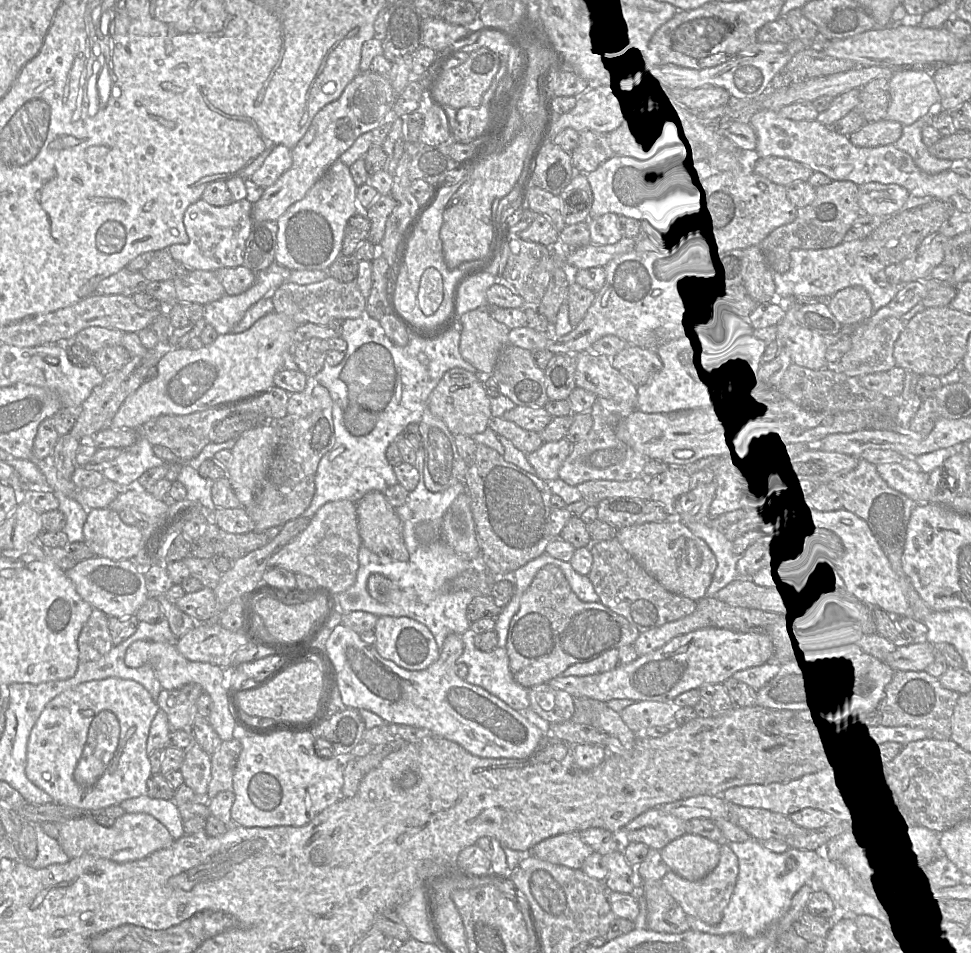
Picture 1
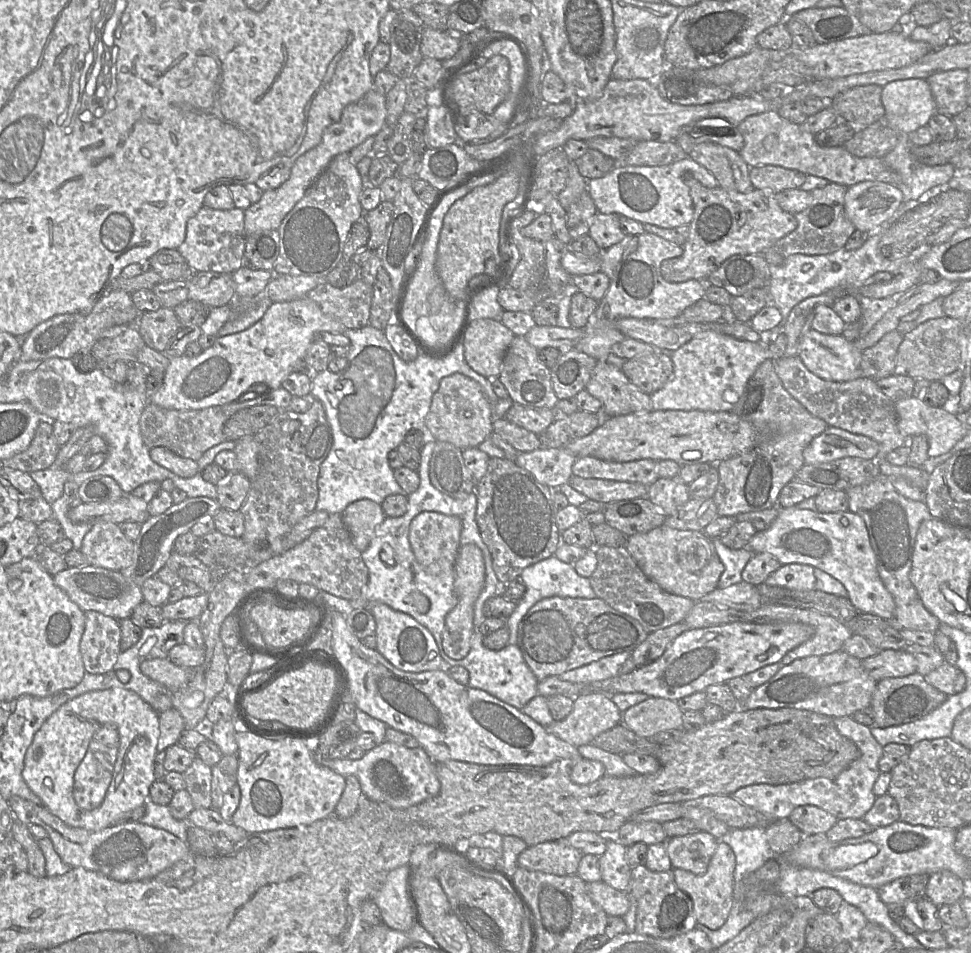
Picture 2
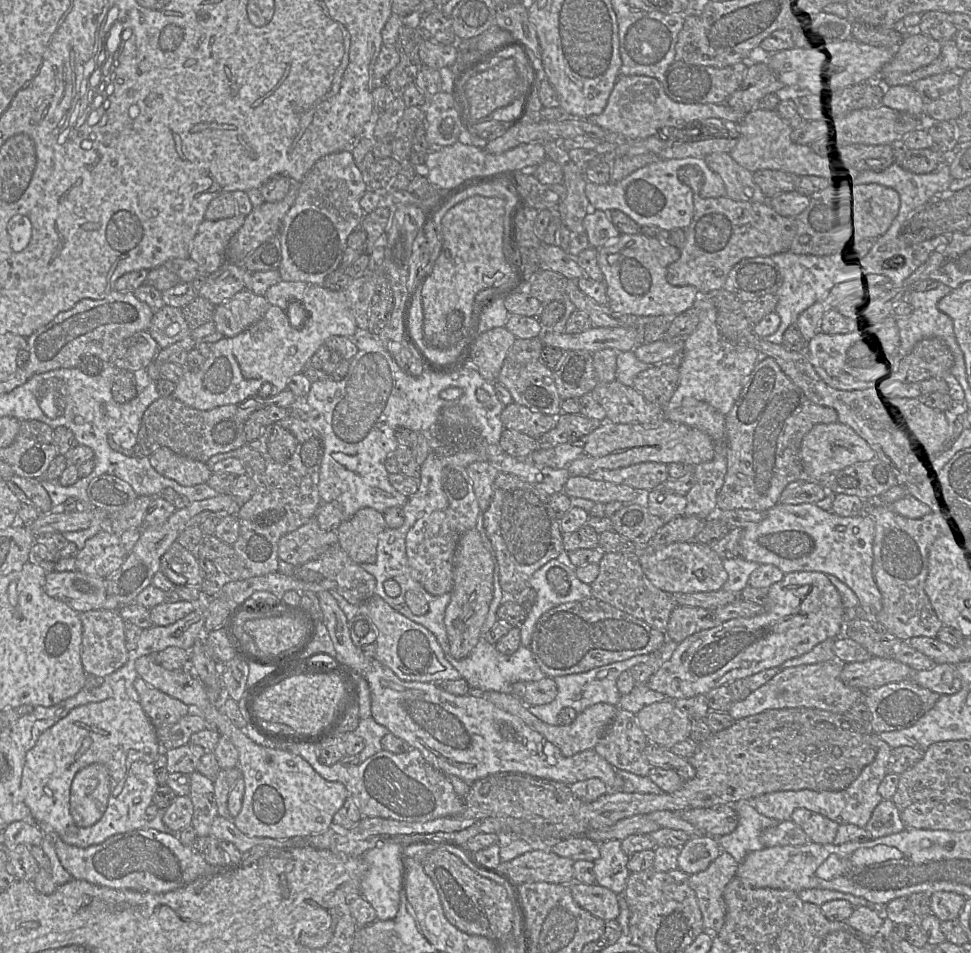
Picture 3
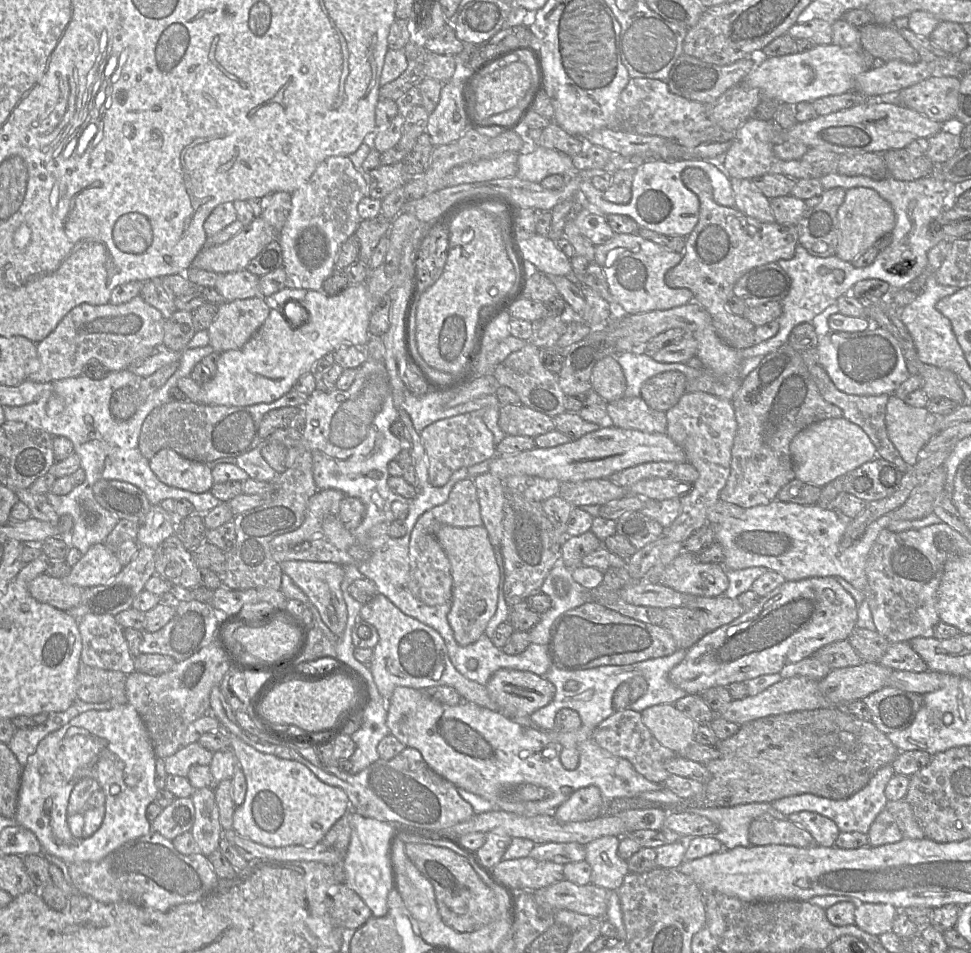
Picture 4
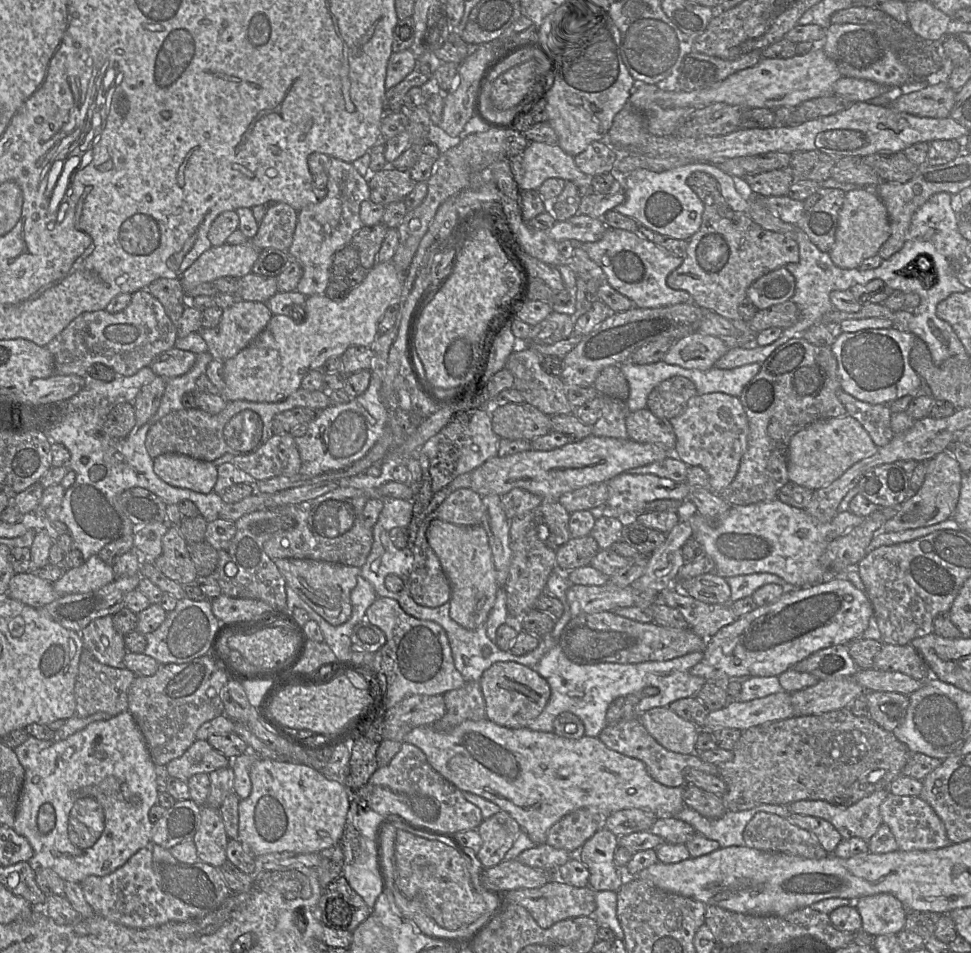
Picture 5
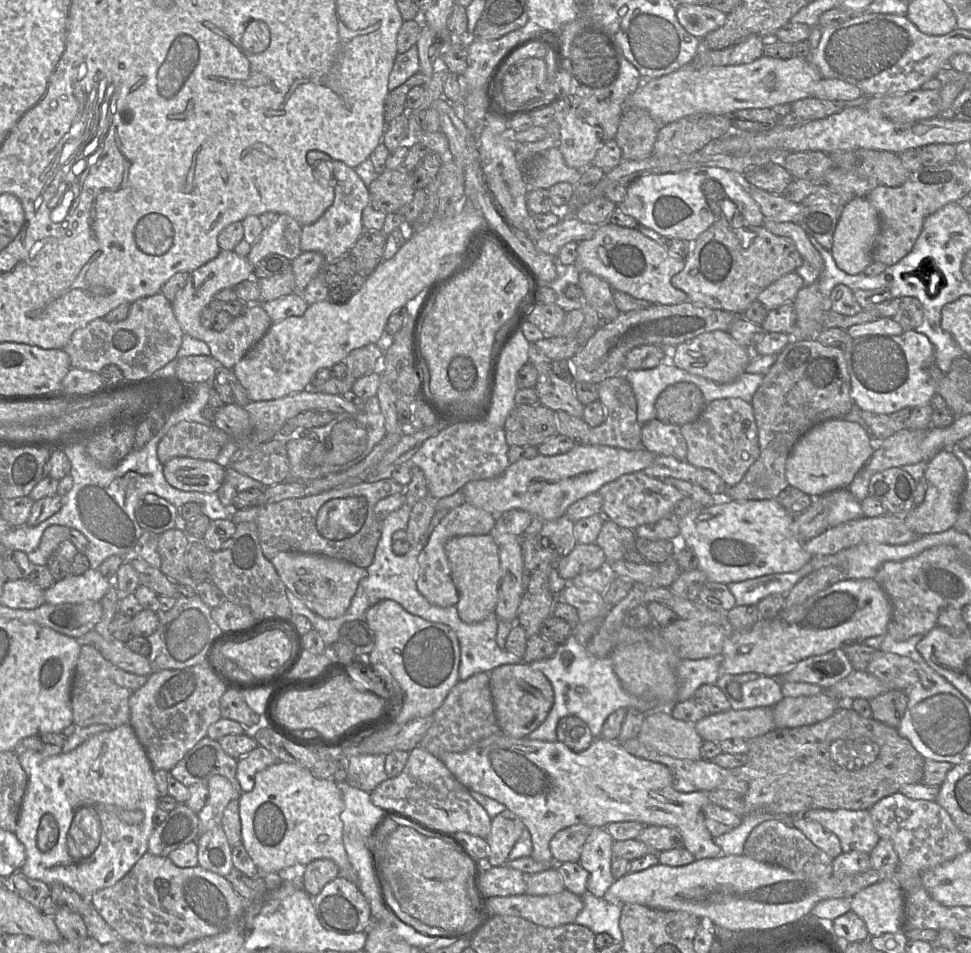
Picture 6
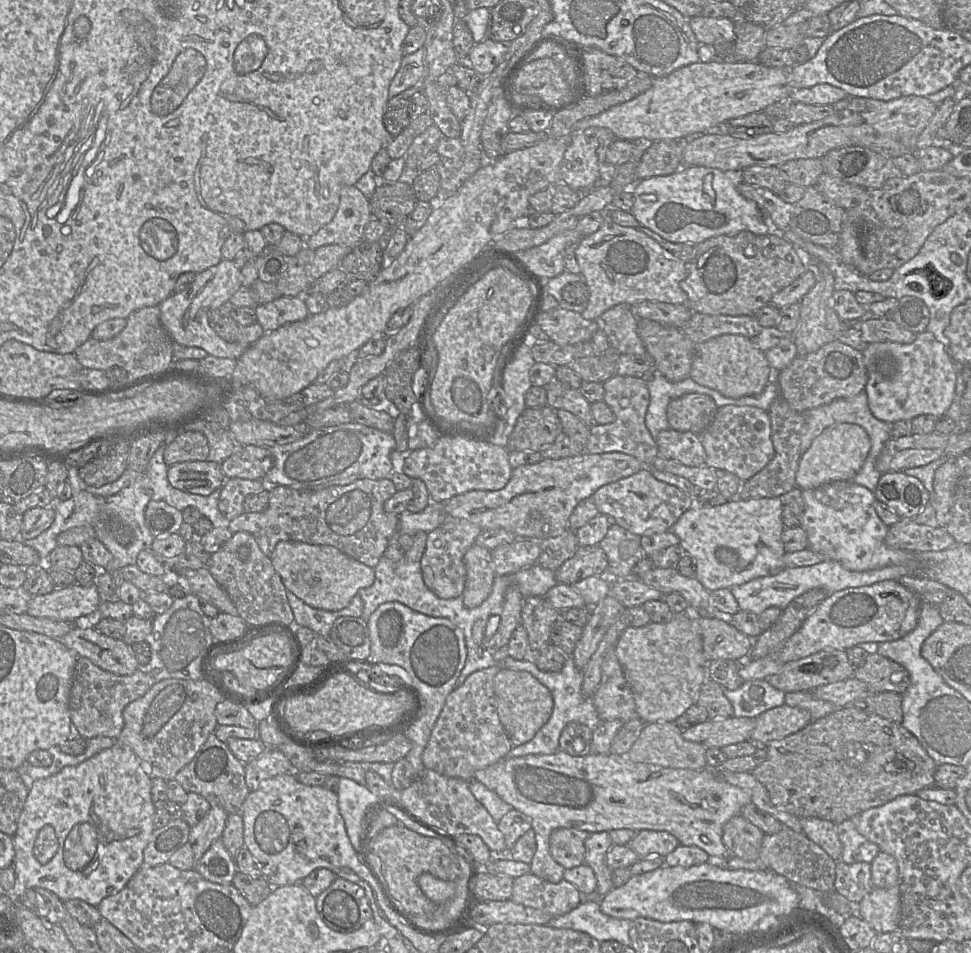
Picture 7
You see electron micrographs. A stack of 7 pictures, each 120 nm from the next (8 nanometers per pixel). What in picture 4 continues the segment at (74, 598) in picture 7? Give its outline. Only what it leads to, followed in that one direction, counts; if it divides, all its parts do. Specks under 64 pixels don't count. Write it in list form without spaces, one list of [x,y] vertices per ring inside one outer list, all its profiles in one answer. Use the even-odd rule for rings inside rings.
[[[103,543],[93,544],[88,551],[81,556],[79,561],[71,567],[70,573],[61,579],[65,582],[81,588],[103,585],[112,580],[123,568],[116,553],[109,550]]]

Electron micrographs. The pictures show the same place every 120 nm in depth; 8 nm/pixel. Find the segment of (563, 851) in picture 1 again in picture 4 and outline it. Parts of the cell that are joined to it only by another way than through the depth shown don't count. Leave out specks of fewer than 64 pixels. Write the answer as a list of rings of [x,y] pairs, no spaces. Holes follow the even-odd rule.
[[[525,858],[500,861],[492,868],[494,878],[518,892],[536,891],[564,879],[563,866],[550,861]]]

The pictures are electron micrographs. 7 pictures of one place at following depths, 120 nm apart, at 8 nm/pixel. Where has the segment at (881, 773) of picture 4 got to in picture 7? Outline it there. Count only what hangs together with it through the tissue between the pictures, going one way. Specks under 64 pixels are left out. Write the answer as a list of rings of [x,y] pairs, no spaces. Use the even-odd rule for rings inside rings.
[[[847,819],[836,824],[838,837],[842,844],[841,861],[847,864],[870,863],[880,852],[879,847],[859,833],[856,819]]]

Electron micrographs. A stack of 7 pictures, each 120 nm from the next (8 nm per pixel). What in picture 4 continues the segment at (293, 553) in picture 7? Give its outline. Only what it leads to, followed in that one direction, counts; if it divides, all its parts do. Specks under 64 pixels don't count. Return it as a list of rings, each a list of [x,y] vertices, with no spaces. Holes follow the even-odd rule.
[[[287,560],[280,563],[282,571],[308,596],[318,609],[322,620],[336,635],[342,636],[346,627],[348,612],[343,598],[341,583],[344,578],[342,565],[331,562]]]

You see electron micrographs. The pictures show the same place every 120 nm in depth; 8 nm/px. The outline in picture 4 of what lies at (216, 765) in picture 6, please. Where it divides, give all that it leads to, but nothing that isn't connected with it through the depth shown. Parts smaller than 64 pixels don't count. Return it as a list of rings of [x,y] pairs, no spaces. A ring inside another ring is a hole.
[[[194,742],[181,747],[175,754],[165,758],[165,770],[169,775],[187,777],[192,765],[210,766],[212,757],[213,752]]]

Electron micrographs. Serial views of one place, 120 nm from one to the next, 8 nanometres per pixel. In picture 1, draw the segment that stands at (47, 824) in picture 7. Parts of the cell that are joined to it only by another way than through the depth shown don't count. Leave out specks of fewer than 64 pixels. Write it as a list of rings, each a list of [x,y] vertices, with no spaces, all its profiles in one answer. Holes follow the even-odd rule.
[[[108,677],[102,680],[92,680],[62,692],[45,706],[35,725],[31,729],[27,744],[27,761],[25,769],[28,779],[34,785],[48,793],[53,798],[52,803],[87,810],[119,806],[121,802],[127,799],[147,795],[147,781],[152,776],[152,770],[146,745],[151,723],[159,709],[159,706],[156,701],[153,700],[147,689],[140,683],[130,679]]]

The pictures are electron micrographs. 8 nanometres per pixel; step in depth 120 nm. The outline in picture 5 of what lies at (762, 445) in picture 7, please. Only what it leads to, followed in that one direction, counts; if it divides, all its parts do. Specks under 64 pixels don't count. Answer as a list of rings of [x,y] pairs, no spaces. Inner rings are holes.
[[[714,392],[697,394],[686,410],[669,420],[676,435],[674,455],[690,466],[699,466],[709,475],[708,489],[720,494],[735,478],[748,447],[749,424],[739,397]]]

